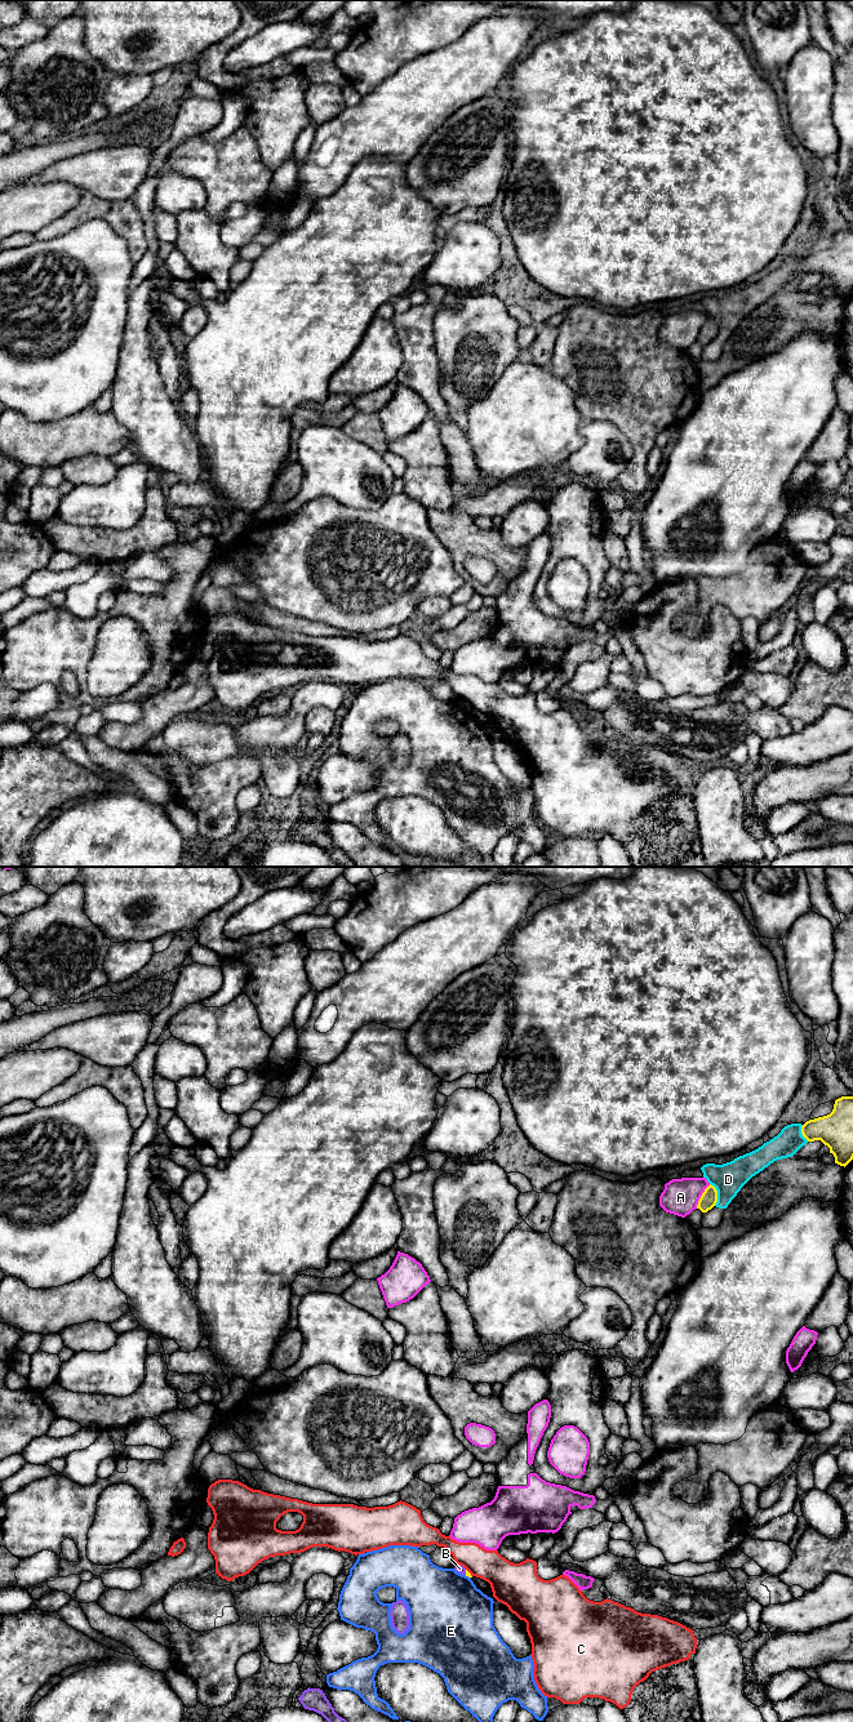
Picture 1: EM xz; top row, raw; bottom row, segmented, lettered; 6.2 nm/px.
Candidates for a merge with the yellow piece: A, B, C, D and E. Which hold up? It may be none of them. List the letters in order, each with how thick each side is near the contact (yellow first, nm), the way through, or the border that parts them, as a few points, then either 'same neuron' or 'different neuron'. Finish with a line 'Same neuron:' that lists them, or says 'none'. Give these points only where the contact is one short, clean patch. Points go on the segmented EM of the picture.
A: calibres 110 and 220 nm; different neuron
B: calibres 30 and 50 nm; border xz (465, 1570), (466, 1574); different neuron
C: calibres 30 and 220 nm; different neuron
D: calibres 110 and 200 nm; different neuron
E: calibres 30 and 460 nm; border xz (465, 1575), (470, 1578); different neuron
Same neuron: none

